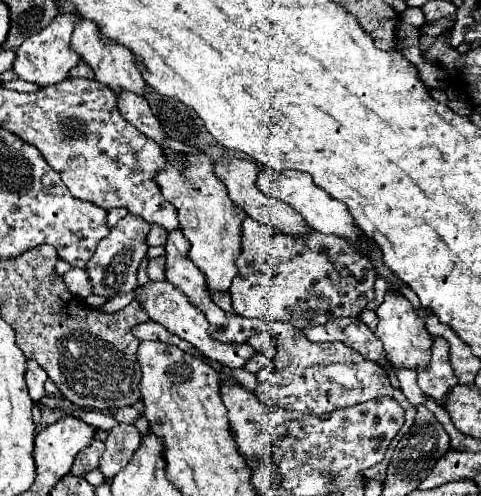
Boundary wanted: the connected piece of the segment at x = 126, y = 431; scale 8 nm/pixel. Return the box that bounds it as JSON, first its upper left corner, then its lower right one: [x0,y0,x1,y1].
[100,424,140,478]

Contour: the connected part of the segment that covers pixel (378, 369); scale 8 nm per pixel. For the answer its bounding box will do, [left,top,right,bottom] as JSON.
[254,322,416,434]

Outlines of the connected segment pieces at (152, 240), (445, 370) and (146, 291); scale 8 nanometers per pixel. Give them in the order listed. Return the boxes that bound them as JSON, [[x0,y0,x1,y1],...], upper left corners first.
[[148,226,168,246],[418,338,460,408],[138,280,254,368]]

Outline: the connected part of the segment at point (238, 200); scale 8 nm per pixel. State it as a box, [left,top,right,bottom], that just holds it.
[216,158,314,236]

